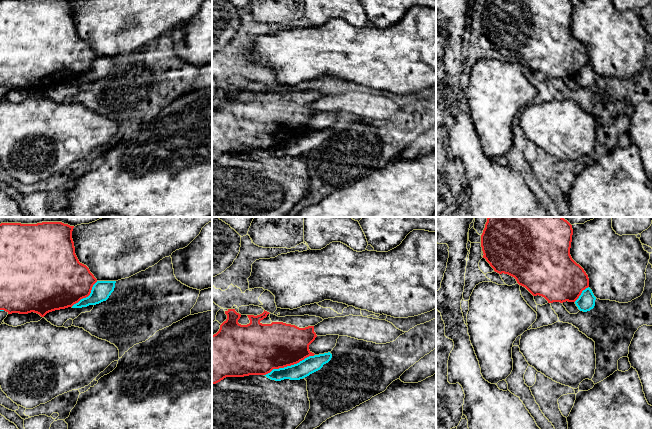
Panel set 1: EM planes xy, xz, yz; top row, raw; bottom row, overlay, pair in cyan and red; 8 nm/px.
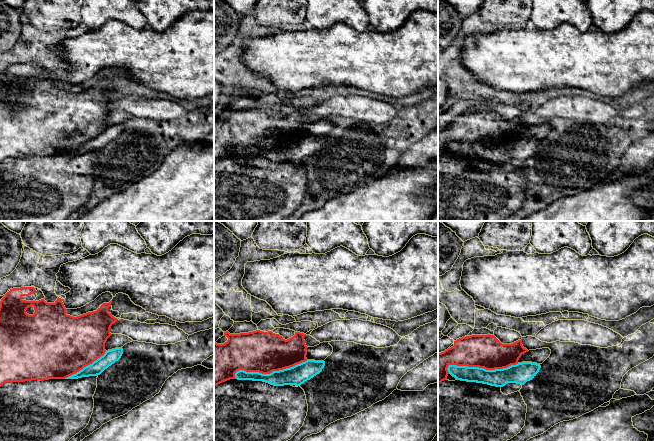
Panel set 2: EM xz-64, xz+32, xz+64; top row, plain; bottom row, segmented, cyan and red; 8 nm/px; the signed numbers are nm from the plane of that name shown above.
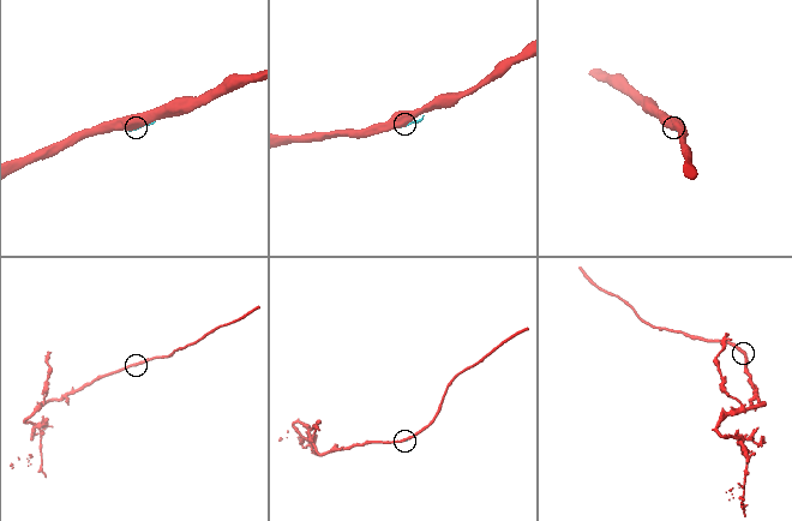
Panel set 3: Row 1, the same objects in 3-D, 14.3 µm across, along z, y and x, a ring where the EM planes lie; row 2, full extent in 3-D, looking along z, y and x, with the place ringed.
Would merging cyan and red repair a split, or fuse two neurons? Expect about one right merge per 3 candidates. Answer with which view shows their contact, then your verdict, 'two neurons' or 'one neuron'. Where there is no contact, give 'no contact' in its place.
xz | two neurons

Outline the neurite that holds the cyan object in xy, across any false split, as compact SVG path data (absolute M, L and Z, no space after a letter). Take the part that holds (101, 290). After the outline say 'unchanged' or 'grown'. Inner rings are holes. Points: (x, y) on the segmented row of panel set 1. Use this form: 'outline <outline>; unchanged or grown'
outline M97 281L88 297L81 299L72 308L82 308L106 301L114 291L116 281Z; unchanged

